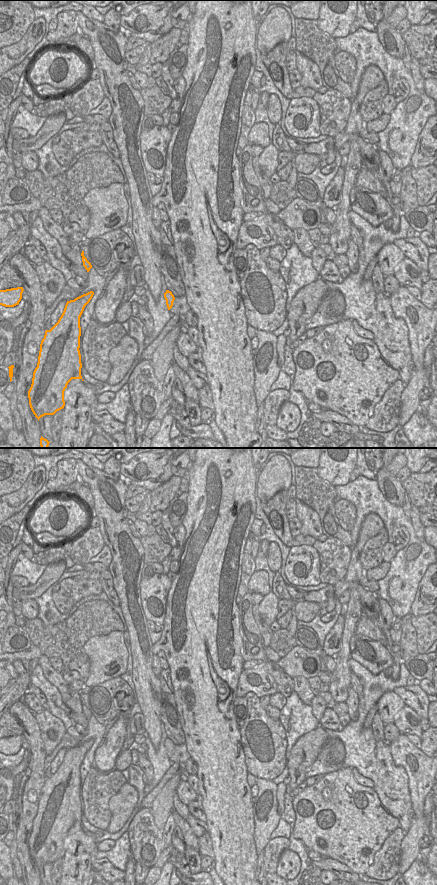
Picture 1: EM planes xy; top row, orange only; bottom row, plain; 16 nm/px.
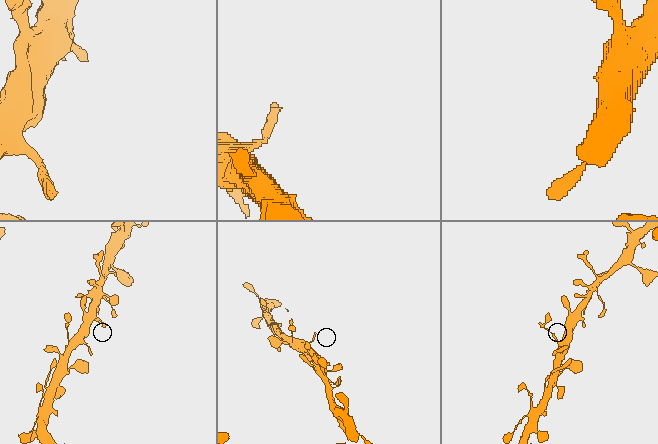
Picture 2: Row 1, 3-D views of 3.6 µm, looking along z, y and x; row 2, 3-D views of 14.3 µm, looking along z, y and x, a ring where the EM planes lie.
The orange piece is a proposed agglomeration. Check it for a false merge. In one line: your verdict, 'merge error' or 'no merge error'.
merge error

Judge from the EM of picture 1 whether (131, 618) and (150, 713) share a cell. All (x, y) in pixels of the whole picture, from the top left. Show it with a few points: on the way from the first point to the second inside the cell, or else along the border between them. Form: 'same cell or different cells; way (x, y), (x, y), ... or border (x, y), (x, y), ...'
same cell; way (140, 642), (142, 676), (148, 689)

